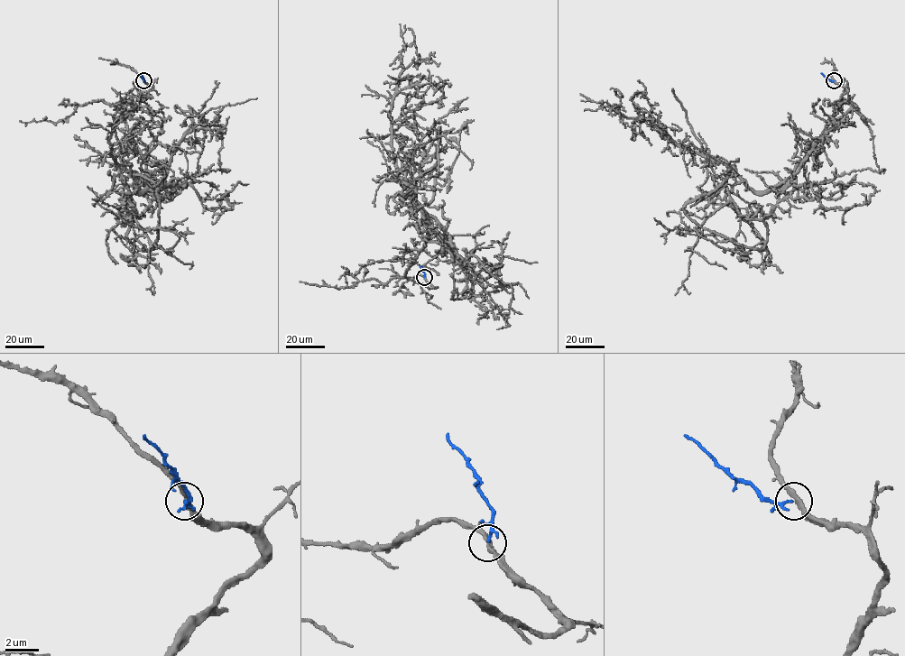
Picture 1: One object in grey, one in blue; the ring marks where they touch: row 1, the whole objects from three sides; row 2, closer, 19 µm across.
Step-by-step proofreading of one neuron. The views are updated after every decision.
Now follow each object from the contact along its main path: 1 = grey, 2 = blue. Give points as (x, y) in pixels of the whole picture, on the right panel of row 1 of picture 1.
1: (834, 81), (844, 94), (820, 139), (765, 191), (626, 117), (619, 93)
2: (834, 81), (821, 73)

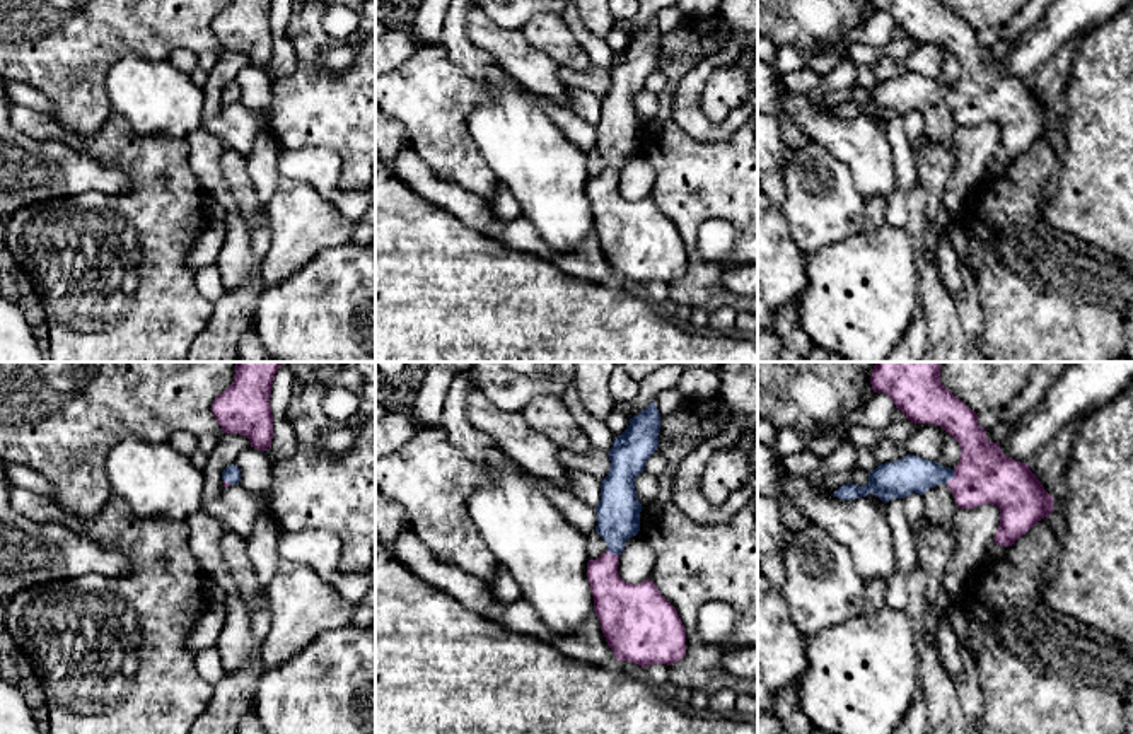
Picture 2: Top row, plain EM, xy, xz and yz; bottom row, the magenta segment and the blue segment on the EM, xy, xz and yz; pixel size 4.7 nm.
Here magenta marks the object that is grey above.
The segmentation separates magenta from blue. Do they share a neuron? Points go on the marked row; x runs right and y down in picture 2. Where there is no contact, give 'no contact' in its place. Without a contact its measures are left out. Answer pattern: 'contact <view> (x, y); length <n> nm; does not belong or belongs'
contact yz (954, 477); length 80 nm; belongs

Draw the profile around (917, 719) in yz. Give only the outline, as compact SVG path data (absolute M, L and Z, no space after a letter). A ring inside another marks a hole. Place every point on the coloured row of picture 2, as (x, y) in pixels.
M920 686L909 712L892 734L927 734L927 731L928 731L928 705L923 688Z

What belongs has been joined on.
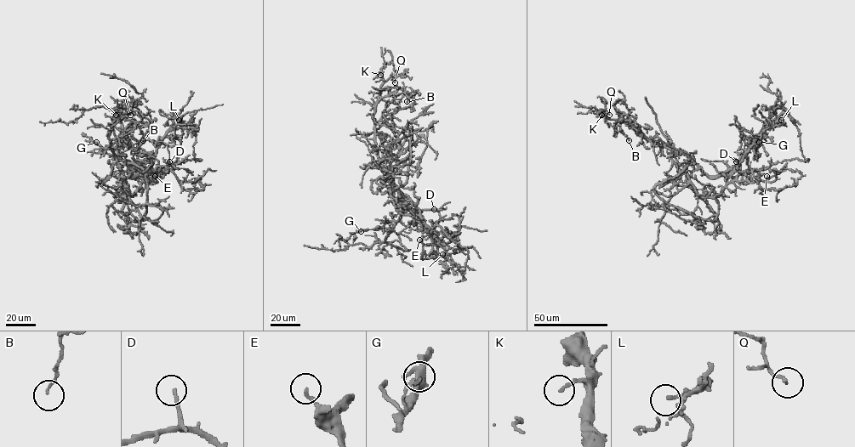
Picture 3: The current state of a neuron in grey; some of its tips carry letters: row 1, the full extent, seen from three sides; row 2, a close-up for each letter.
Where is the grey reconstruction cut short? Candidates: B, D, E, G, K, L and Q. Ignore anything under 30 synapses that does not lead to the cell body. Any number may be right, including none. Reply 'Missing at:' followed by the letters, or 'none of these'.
Missing at: D

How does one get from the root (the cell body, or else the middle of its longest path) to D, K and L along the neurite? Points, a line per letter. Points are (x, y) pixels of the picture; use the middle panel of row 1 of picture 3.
D: (398, 189), (418, 209), (434, 209)
K: (398, 189), (392, 182), (392, 171), (380, 164), (374, 140), (373, 114), (383, 82), (382, 74), (380, 75)
L: (398, 189), (414, 206), (422, 223), (447, 245), (448, 249), (442, 254)

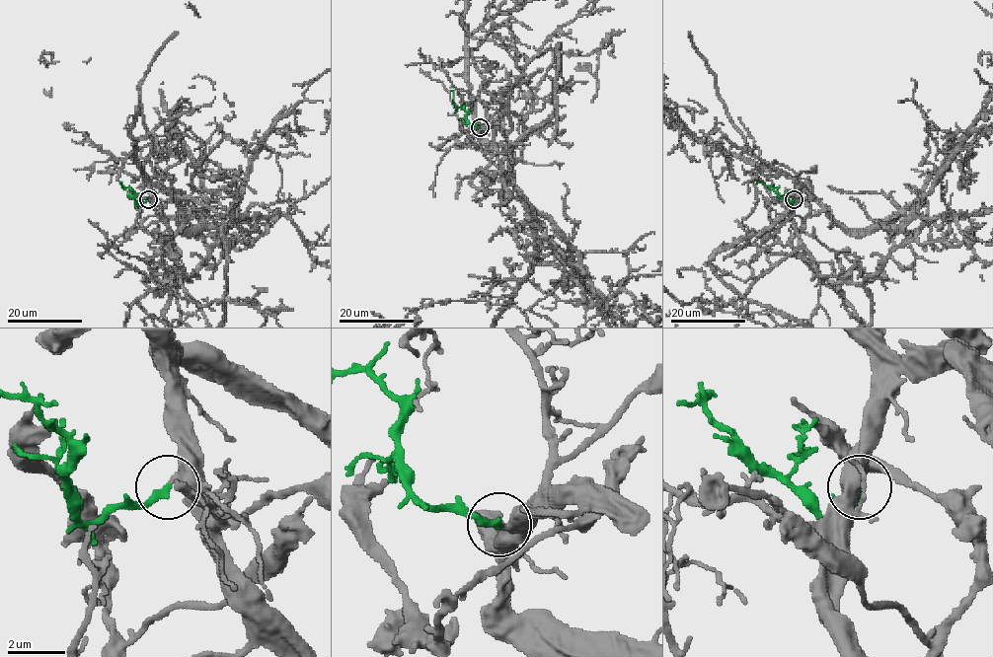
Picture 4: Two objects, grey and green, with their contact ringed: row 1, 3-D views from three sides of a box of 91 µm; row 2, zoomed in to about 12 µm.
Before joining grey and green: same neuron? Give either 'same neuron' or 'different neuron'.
same neuron

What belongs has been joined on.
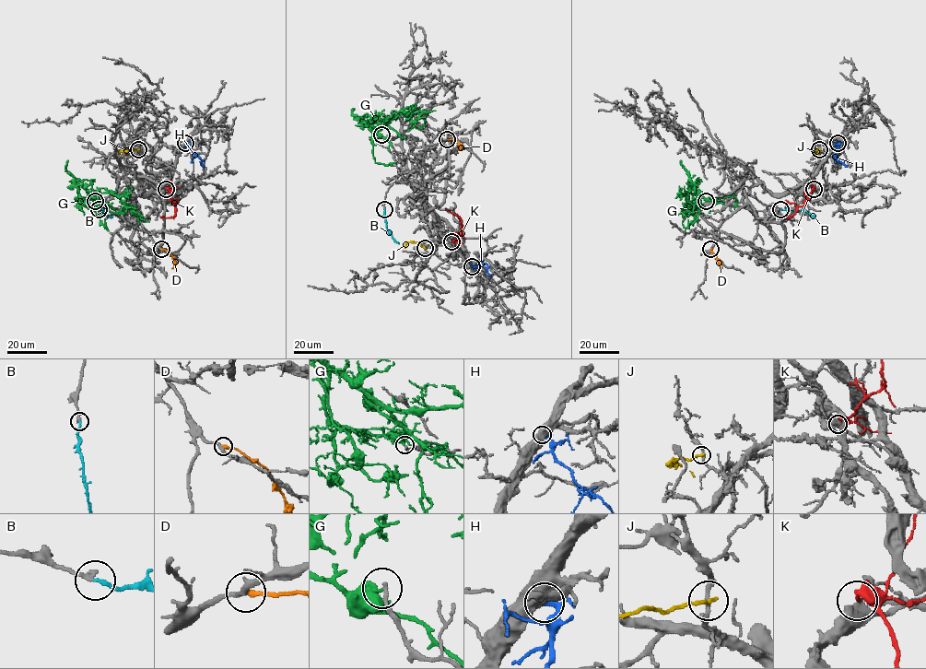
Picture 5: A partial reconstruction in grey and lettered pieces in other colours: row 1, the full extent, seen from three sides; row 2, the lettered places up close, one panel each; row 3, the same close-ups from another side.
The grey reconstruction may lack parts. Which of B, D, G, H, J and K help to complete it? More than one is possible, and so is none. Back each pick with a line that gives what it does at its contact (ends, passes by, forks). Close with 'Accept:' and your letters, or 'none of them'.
B: it ends
Accept: B

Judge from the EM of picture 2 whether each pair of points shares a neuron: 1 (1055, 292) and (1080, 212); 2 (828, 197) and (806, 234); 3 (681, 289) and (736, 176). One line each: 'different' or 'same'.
1: different
2: same
3: same

